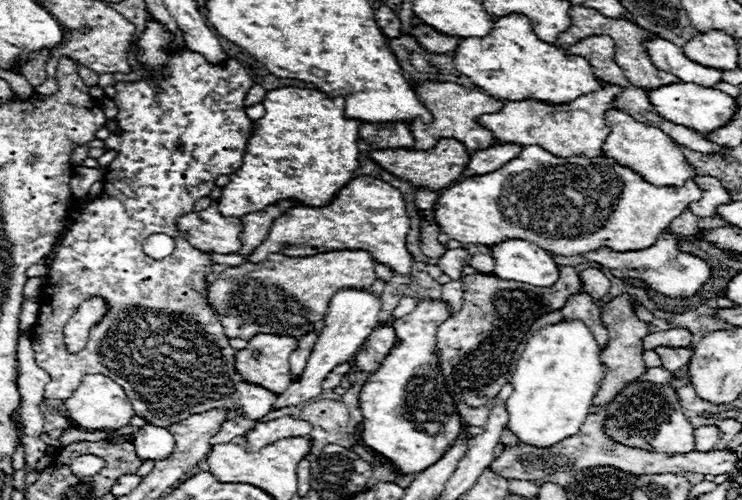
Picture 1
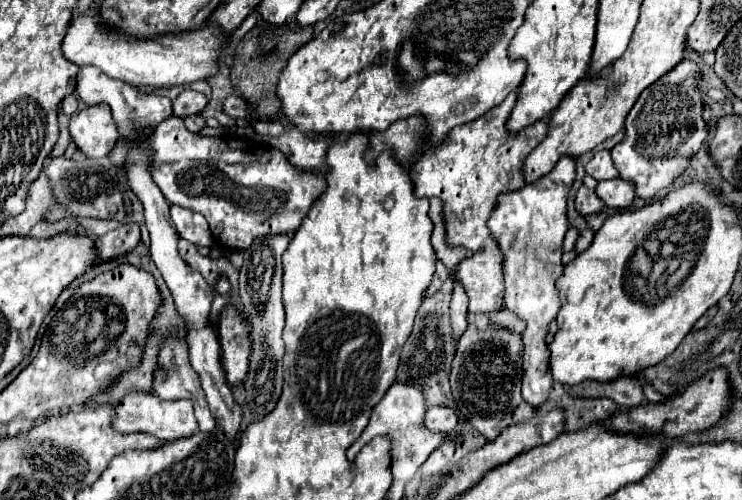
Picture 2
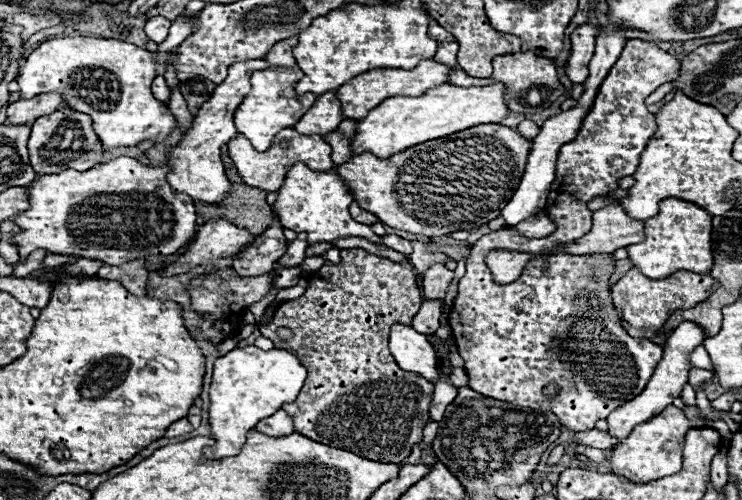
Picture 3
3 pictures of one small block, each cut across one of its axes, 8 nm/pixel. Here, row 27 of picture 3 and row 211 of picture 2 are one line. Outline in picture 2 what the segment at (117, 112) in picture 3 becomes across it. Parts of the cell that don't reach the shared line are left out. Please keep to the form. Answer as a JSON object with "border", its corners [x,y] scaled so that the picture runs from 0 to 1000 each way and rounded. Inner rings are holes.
{"border":[[[229,412],[229,428],[232,428],[240,468],[248,480],[259,484],[261,492],[286,492],[288,476],[272,428],[251,420],[251,416],[240,416],[240,412]]]}

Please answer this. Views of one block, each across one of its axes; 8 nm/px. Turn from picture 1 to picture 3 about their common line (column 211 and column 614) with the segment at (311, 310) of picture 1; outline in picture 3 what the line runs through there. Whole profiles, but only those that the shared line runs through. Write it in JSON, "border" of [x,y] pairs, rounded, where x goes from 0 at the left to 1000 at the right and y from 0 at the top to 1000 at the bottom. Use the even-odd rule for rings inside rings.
{"border":[[[852,536],[825,572],[825,604],[836,624],[838,652],[854,676],[881,676],[898,648],[903,628],[914,616],[933,616],[960,588],[962,556],[954,548],[908,544],[895,560],[873,560],[863,540]]]}

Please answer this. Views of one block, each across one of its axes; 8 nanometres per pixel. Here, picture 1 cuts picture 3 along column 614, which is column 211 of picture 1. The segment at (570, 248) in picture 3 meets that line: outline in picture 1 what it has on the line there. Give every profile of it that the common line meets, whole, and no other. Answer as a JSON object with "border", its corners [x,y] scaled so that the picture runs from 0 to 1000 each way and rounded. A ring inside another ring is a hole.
{"border":[[[291,404],[272,424],[256,424],[240,436],[245,472],[272,504],[318,508],[326,496],[323,436],[305,436],[296,428]]]}

